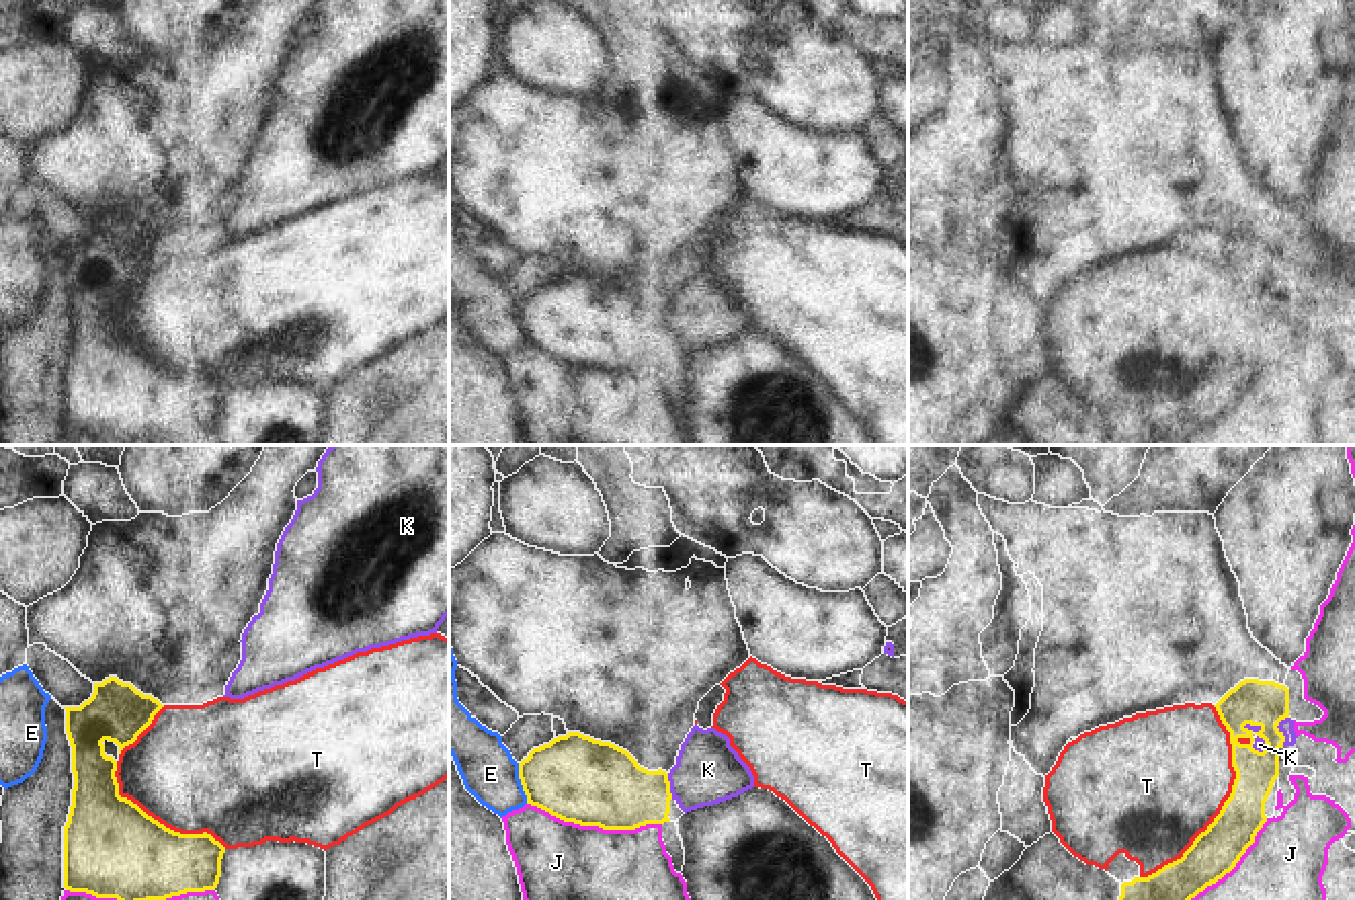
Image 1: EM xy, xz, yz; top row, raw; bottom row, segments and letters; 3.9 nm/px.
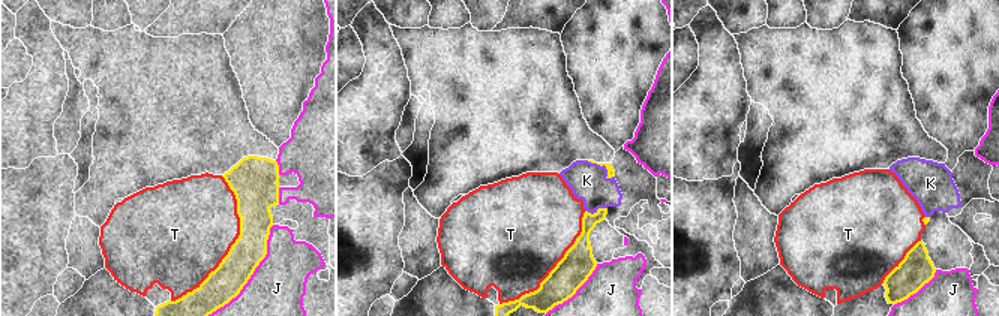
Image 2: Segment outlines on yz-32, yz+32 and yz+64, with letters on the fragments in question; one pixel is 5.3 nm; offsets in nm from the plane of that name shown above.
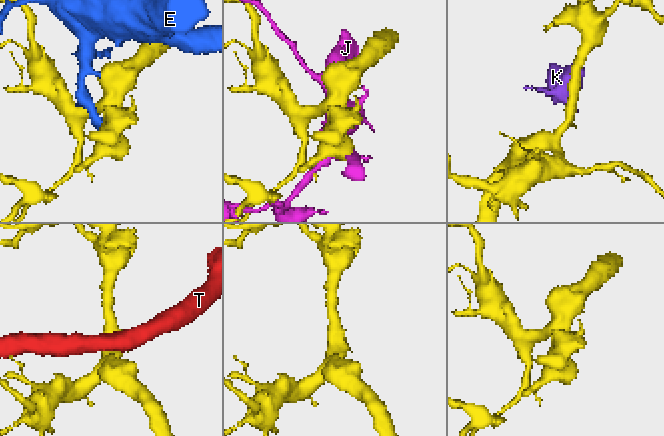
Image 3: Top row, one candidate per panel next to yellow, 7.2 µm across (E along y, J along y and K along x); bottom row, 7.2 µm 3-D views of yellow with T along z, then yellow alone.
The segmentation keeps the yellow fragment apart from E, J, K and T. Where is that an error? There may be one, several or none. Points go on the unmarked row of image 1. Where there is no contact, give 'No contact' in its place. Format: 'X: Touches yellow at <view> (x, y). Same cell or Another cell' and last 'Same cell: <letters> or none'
E: Touches yellow at xz (521, 324). Another cell
J: Touches yellow at xz (595, 365). Another cell
K: Touches yellow at yz (1278, 271). Another cell
T: Touches yellow at yz (1224, 343). Another cell
Same cell: none.

